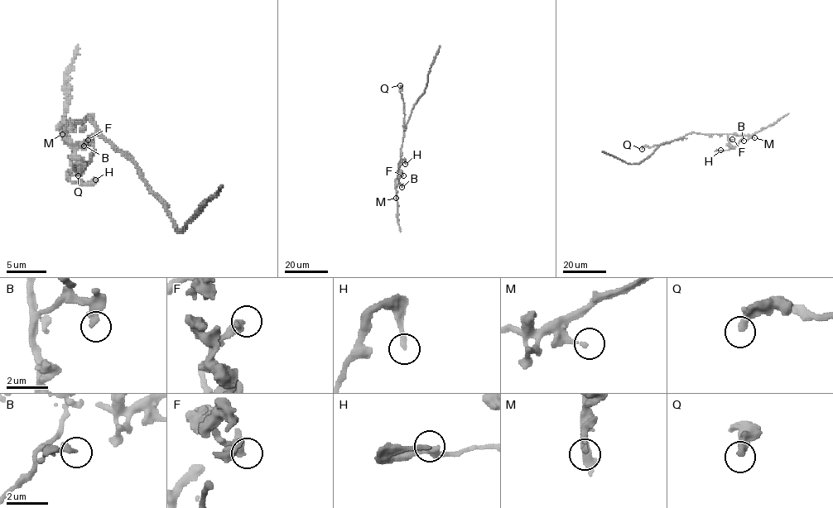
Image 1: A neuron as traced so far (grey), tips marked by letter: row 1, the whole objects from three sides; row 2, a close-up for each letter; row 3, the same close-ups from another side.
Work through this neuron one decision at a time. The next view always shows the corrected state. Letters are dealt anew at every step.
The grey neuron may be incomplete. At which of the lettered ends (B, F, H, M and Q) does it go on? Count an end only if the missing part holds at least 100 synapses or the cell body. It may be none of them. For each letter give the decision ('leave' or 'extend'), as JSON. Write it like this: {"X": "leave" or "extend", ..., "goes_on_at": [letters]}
{"B": "leave", "F": "leave", "H": "leave", "M": "leave", "Q": "leave", "goes_on_at": []}

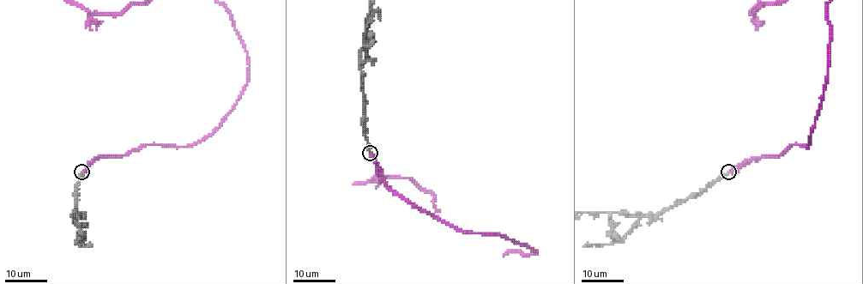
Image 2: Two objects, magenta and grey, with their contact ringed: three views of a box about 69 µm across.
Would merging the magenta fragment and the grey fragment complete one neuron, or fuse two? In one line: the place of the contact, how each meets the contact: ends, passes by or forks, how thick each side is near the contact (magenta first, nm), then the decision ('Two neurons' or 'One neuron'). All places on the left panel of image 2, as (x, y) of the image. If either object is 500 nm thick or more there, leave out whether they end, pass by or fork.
Place: (81, 172). At the ring magenta ends. At the ring grey ends. Thickness 480 nm (magenta) against 280 nm. One neuron

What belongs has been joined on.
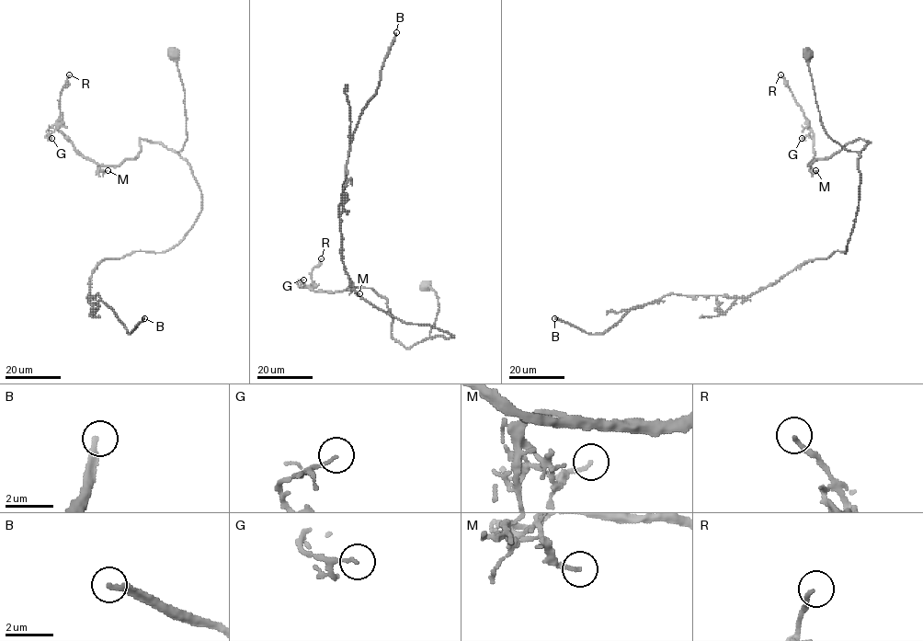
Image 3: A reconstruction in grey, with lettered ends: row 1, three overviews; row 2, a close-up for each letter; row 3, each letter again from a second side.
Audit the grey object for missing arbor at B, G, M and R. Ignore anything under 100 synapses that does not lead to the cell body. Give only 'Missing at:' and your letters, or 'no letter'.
Missing at: B

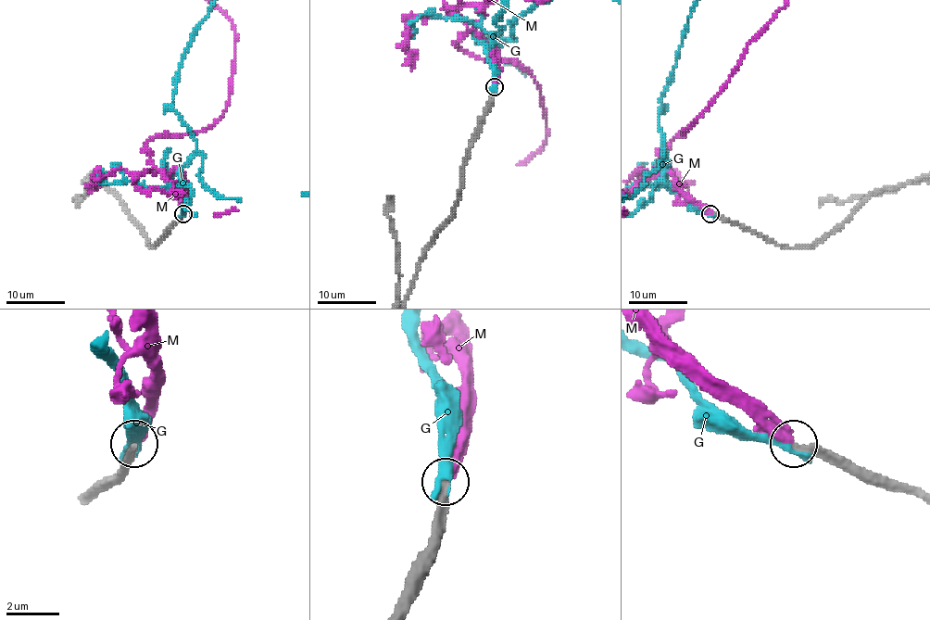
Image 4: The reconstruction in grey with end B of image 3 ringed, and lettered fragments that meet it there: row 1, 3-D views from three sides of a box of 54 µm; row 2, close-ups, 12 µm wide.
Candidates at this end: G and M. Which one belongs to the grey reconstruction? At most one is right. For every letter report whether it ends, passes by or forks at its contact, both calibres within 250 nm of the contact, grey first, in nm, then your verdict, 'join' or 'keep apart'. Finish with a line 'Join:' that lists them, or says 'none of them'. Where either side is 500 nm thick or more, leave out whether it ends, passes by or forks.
G: it ends | 300/460 nm | keep apart
M: it ends | 260/380 nm | join
Join: M

